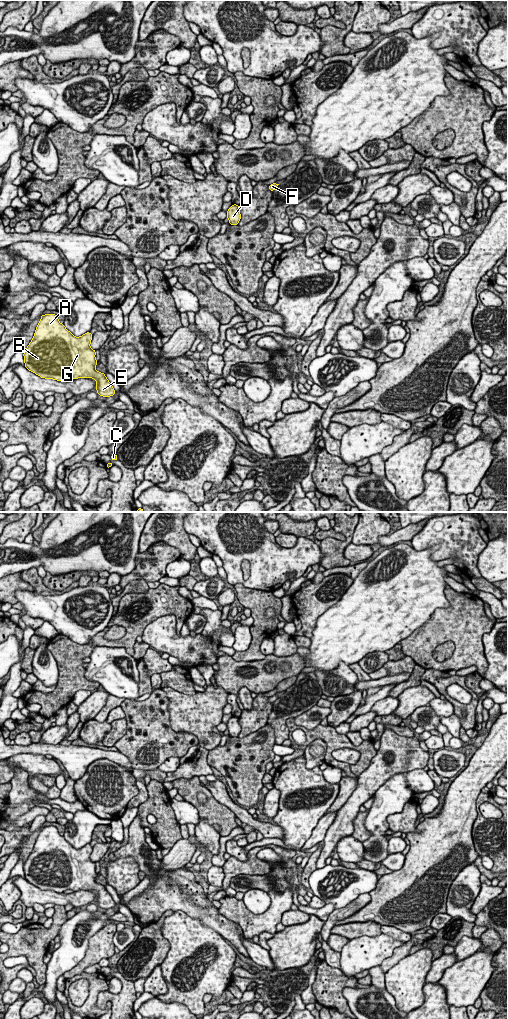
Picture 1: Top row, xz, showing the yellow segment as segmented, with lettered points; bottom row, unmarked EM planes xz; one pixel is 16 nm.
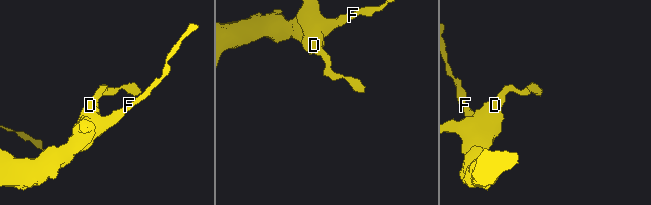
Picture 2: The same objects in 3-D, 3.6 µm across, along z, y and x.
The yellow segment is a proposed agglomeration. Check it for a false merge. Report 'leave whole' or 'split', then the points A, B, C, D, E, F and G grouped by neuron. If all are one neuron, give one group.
leave whole; A B C D E F G

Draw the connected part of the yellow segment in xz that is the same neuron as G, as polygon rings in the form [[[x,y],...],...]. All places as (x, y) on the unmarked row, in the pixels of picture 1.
[[[45,826],[36,839],[32,853],[24,863],[25,879],[45,891],[54,891],[64,893],[66,890],[78,891],[94,890],[97,897],[96,902],[100,908],[110,909],[115,907],[116,903],[108,893],[104,885],[95,882],[97,873],[96,863],[90,859],[92,846],[85,845],[80,849],[75,849],[68,843],[64,836],[59,834],[55,826]]]

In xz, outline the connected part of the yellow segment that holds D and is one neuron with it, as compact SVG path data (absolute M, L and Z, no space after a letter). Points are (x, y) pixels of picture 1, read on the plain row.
M233 716L231 719L229 719L227 723L227 730L229 731L230 737L238 737L241 726L239 724L239 717Z

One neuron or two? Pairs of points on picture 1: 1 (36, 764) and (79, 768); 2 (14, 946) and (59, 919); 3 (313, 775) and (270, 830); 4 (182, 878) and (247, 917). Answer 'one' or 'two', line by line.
1: two
2: one
3: two
4: two

